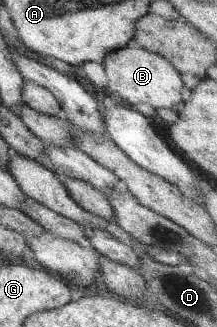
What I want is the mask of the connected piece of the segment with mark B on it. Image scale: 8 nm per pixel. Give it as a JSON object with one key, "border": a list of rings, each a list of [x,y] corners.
{"border":[[[127,46],[109,52],[102,61],[107,77],[106,89],[119,93],[127,103],[149,103],[151,107],[177,107],[182,99],[183,81],[180,71],[162,55],[147,51],[141,46]]]}

